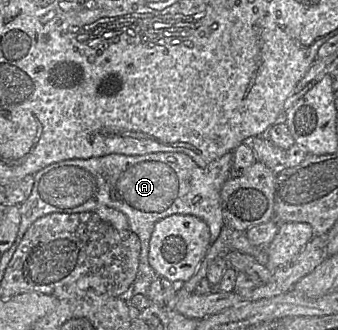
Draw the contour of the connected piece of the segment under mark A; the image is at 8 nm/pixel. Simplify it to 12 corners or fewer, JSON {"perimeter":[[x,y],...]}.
{"perimeter":[[233,153],[64,160],[33,175],[21,241],[50,213],[127,217],[141,243],[133,294],[147,296],[156,222],[195,215],[211,243]]}

